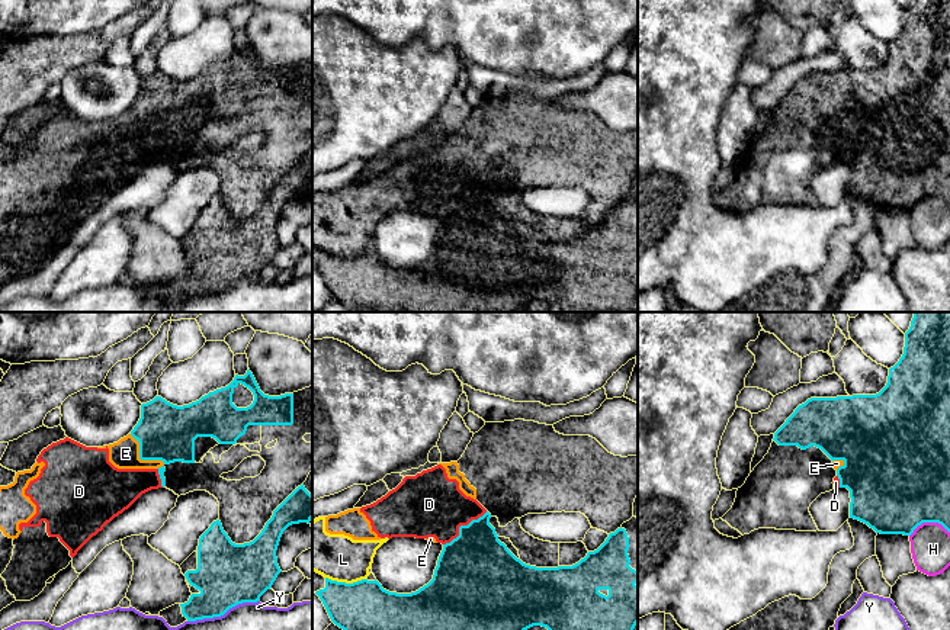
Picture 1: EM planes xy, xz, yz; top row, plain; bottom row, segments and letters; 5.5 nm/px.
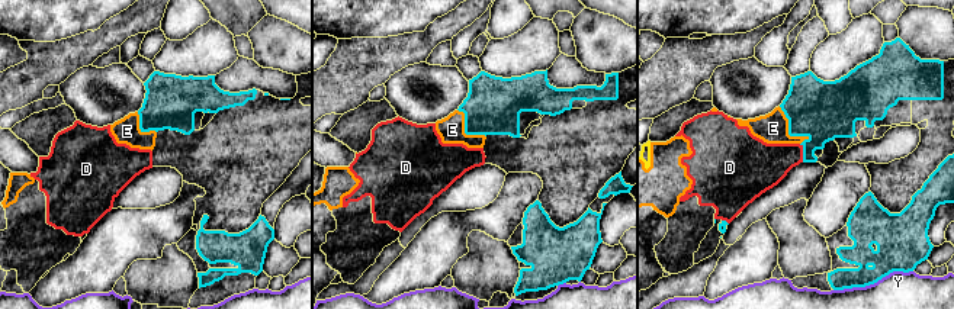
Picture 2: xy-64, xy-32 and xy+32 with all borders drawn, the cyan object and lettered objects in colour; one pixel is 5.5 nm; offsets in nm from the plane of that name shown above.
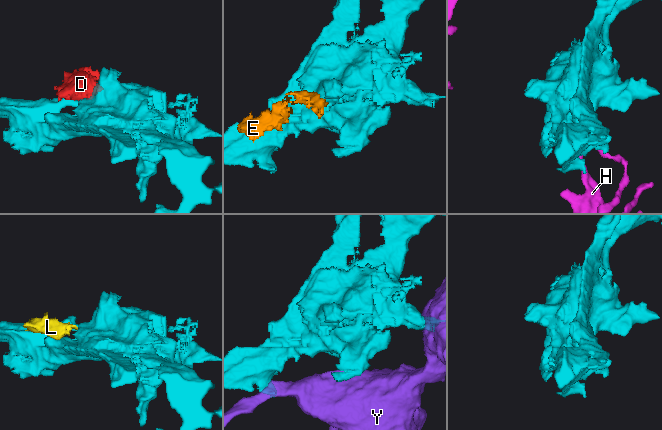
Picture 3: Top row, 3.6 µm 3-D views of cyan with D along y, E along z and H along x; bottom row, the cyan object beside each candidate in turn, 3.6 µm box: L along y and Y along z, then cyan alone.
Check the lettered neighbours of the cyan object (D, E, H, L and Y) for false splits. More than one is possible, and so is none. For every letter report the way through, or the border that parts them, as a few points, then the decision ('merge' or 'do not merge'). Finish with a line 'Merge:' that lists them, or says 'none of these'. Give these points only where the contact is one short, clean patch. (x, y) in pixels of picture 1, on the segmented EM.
D: do not merge
E: do not merge
H: do not merge
L: do not merge
Y: do not merge
Merge: none of these

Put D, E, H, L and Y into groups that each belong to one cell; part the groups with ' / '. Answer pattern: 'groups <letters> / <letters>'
groups D E L / H / Y

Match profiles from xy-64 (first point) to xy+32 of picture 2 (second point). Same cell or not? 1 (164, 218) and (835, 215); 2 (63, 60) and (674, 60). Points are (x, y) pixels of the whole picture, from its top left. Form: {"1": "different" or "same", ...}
{"1": "same", "2": "same"}

